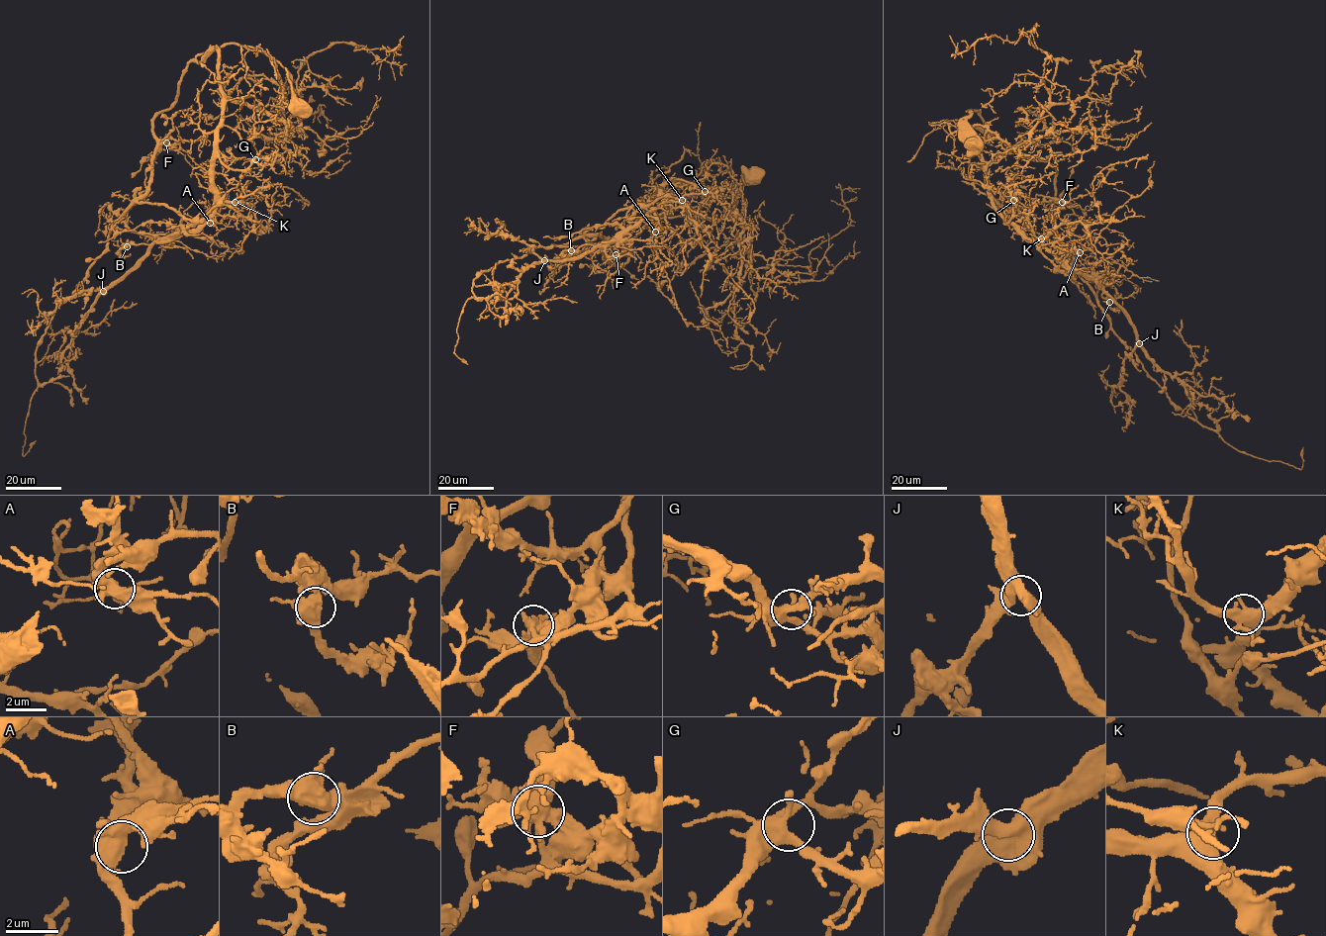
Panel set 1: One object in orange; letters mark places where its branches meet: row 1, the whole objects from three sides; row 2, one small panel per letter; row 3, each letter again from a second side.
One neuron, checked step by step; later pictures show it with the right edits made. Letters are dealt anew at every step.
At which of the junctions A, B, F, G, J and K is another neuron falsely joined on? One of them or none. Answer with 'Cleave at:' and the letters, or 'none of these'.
Cleave at: none of these

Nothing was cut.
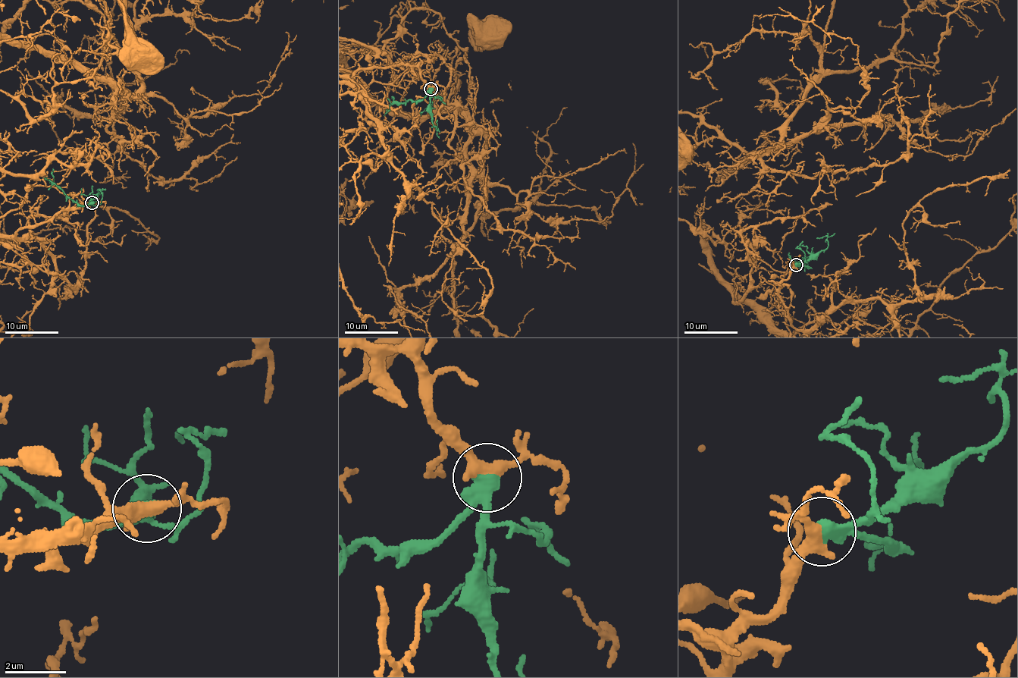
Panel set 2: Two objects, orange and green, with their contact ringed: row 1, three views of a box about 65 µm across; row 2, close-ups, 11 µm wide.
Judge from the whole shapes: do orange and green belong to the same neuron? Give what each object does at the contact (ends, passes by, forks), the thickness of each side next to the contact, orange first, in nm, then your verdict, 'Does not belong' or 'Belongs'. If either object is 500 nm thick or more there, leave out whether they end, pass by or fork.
Thickness 400 nm (orange) against 550 nm. Belongs

